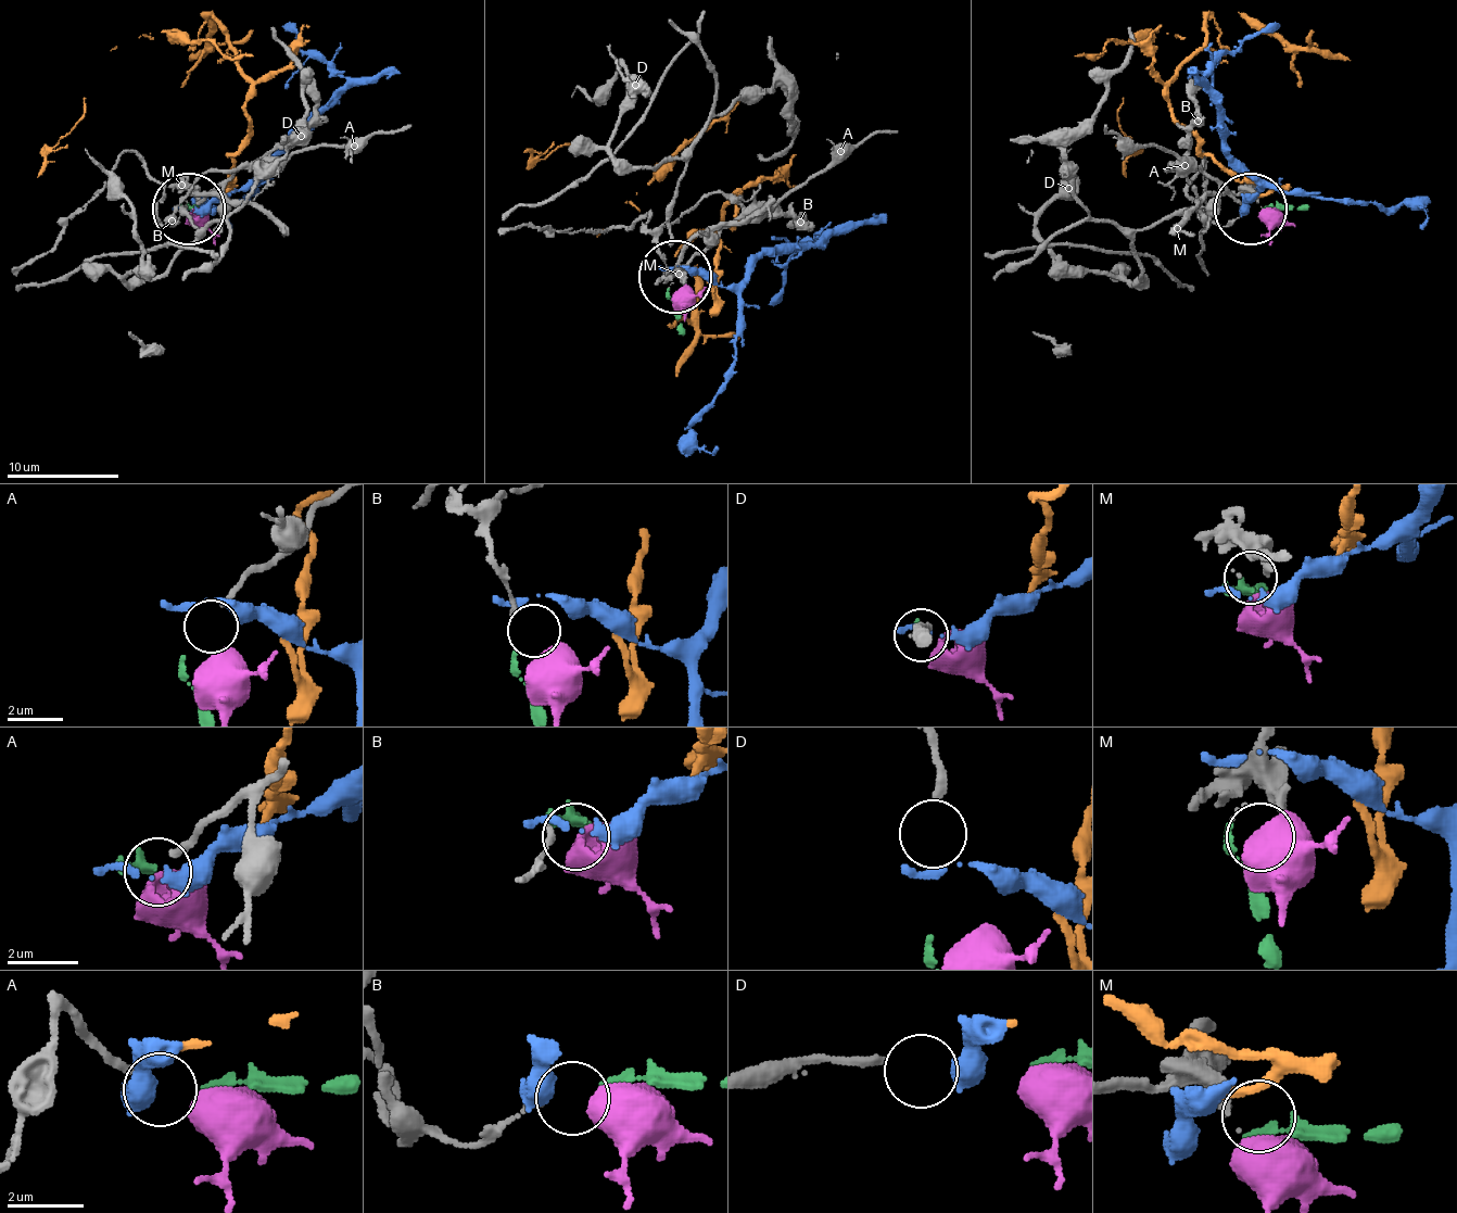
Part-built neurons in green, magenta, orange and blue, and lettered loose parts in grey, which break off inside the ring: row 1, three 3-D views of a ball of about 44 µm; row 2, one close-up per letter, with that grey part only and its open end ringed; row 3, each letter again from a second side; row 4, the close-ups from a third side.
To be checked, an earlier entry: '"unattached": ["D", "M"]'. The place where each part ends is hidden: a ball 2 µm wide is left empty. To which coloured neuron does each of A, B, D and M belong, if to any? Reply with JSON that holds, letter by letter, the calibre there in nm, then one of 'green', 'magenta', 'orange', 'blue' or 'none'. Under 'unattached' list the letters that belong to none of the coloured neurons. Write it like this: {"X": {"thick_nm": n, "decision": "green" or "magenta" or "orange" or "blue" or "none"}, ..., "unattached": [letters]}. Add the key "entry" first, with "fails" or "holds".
{"entry": "fails", "A": {"thick_nm": 200, "decision": "magenta"}, "B": {"thick_nm": 170, "decision": "none"}, "D": {"thick_nm": 240, "decision": "none"}, "M": {"thick_nm": 360, "decision": "green"}, "unattached": ["B", "D"]}

